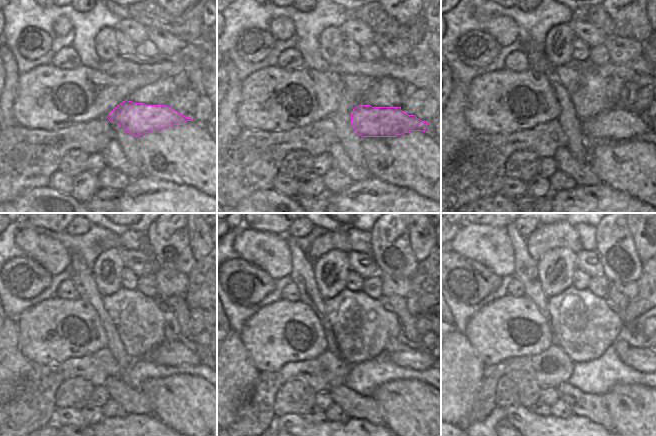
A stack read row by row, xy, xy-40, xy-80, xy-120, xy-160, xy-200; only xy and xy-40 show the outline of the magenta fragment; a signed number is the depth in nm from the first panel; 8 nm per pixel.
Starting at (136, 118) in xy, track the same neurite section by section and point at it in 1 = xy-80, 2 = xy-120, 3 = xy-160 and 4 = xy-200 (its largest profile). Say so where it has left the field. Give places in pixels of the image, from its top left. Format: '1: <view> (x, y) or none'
1: xy-80 (613, 124)
2: xy-120 (170, 353)
3: xy-160 (418, 359)
4: xy-200 (644, 360)

